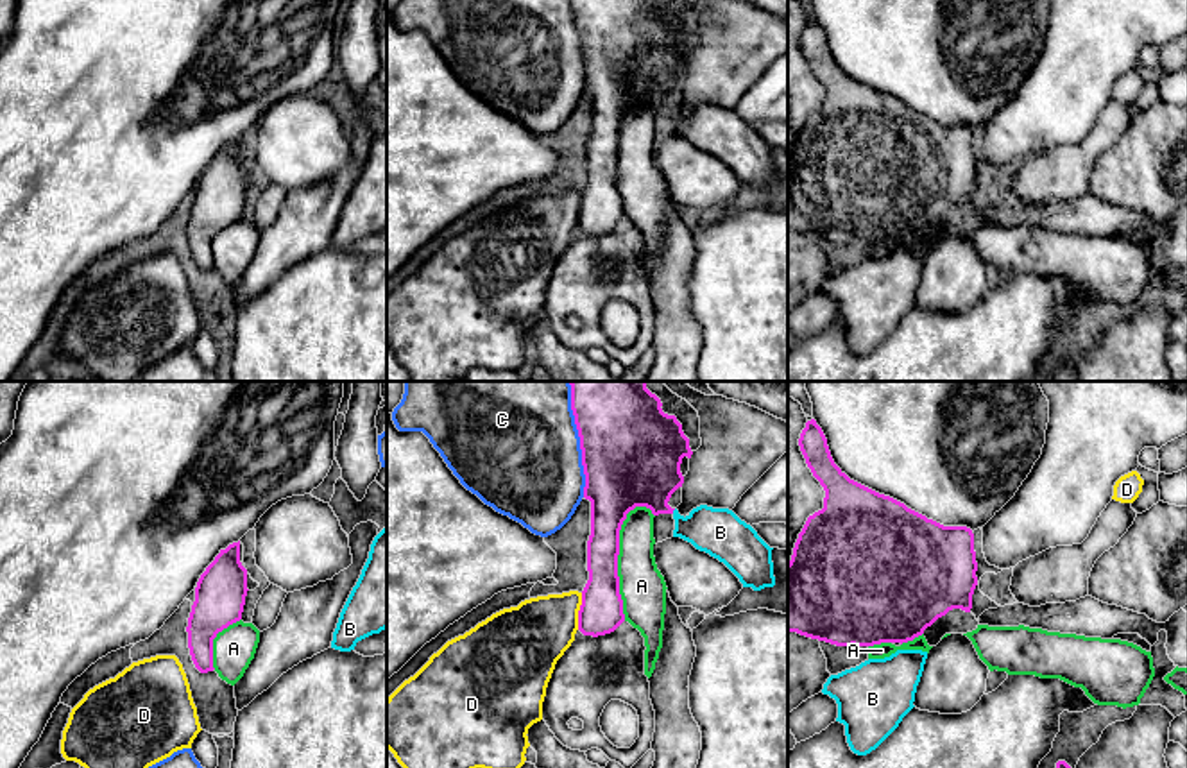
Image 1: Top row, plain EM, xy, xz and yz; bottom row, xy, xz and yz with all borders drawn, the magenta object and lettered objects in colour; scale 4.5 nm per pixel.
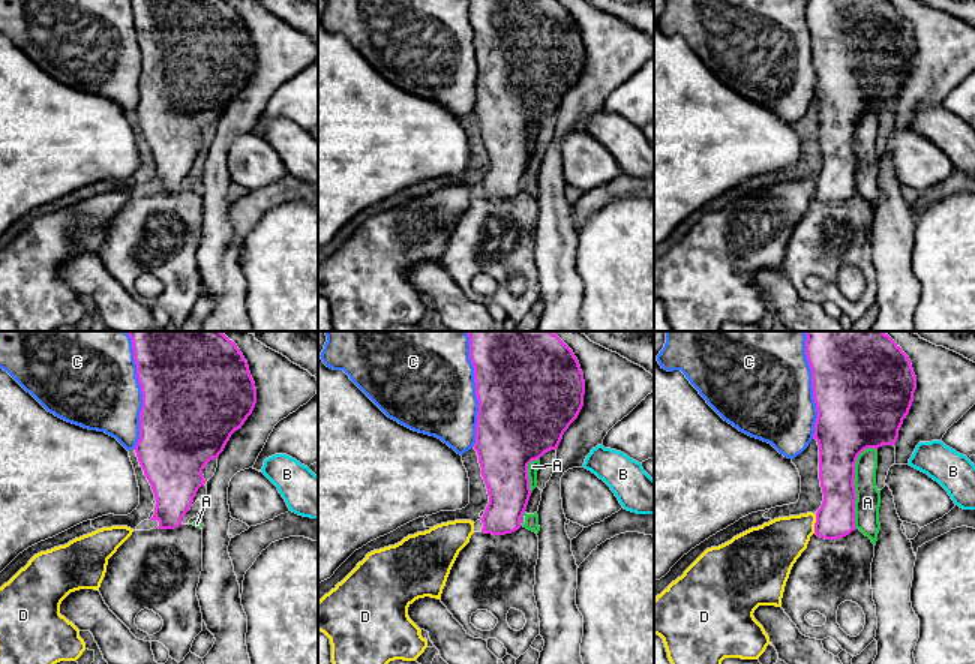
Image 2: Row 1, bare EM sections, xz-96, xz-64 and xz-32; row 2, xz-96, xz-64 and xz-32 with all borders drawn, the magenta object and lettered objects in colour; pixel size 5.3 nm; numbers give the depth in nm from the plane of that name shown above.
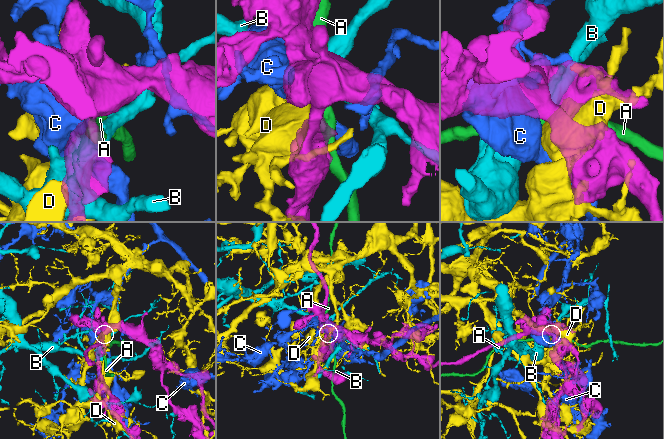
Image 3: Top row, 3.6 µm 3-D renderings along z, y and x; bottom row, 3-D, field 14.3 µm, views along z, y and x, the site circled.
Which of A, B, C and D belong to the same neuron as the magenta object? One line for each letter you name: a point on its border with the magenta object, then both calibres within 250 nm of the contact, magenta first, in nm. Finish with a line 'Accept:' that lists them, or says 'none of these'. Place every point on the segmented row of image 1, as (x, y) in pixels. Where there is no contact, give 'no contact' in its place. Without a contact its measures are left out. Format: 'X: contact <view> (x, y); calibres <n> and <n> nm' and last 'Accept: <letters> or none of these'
A: contact xz (616, 559); calibres 190 and 200 nm
Accept: A

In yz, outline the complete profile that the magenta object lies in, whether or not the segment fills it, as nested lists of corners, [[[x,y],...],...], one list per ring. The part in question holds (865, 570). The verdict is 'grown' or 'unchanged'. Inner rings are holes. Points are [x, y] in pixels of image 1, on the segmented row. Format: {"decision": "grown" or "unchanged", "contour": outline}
{"decision": "unchanged", "contour": [[[815,419],[806,422],[798,439],[813,476],[825,491],[824,508],[807,517],[788,562],[788,632],[836,646],[874,646],[908,643],[922,636],[952,609],[970,612],[978,585],[974,533],[967,526],[944,526],[850,480],[833,460],[827,439]]]}

